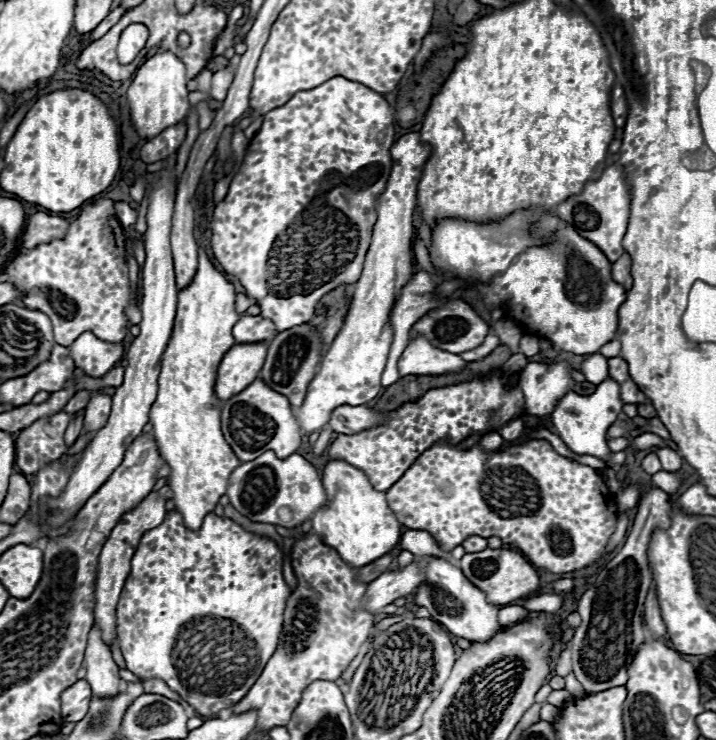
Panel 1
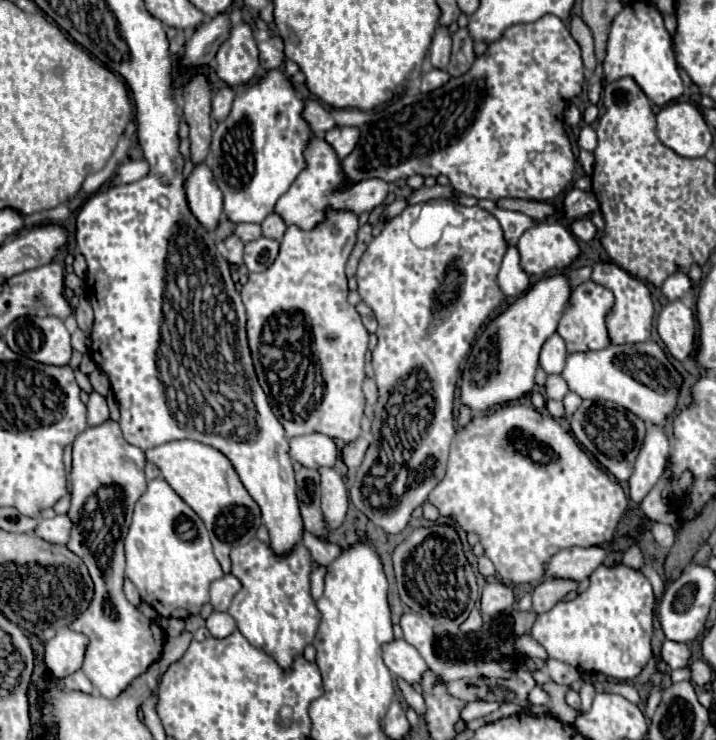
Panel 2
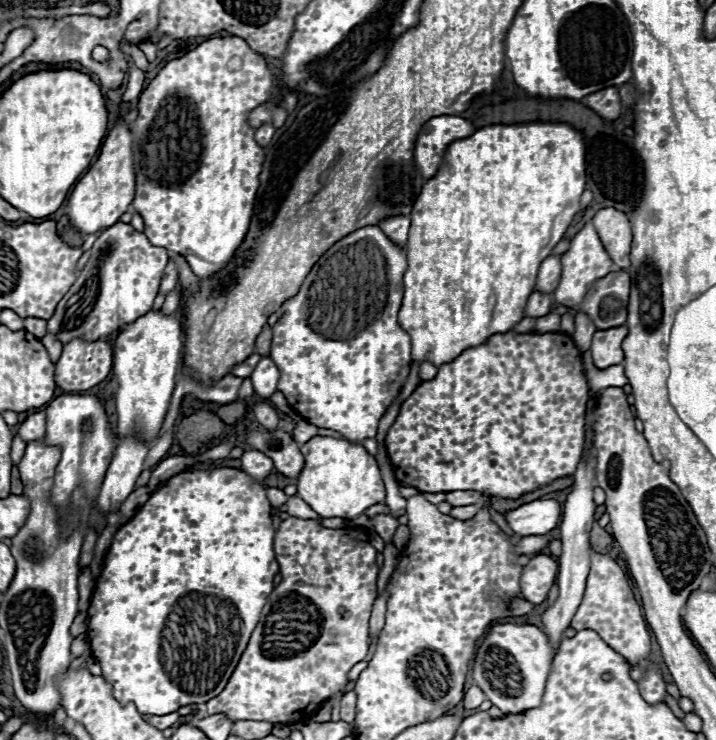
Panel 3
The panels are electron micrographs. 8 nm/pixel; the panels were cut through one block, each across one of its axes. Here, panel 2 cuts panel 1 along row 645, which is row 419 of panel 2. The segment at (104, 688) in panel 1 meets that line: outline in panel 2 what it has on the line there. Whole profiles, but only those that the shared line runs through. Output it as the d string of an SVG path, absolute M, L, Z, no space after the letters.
M96 390L90 392L90 400L86 406L88 406L88 426L98 426L104 420L108 420L106 398L102 394L98 394Z

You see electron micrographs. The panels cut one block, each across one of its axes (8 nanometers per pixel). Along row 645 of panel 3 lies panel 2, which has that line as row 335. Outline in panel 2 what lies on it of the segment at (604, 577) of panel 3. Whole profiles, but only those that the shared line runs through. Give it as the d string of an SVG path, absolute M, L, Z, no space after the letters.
M612 262L594 264L590 280L594 280L596 284L602 284L604 288L608 288L614 294L614 306L610 308L610 312L606 316L610 342L612 344L636 344L636 342L650 340L654 306L652 306L652 298L650 298L646 284L640 282L638 278L630 276L626 270L622 270L618 264L612 264Z

